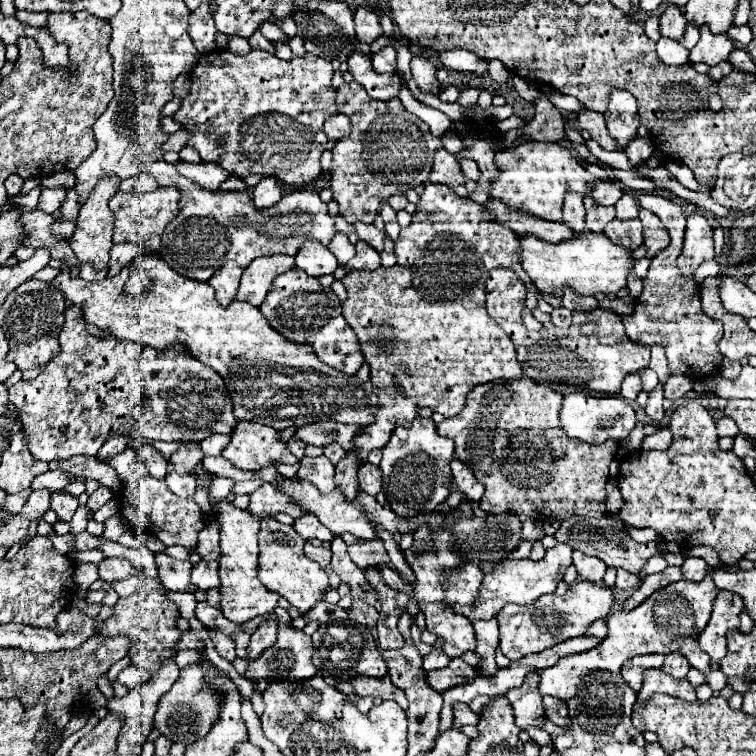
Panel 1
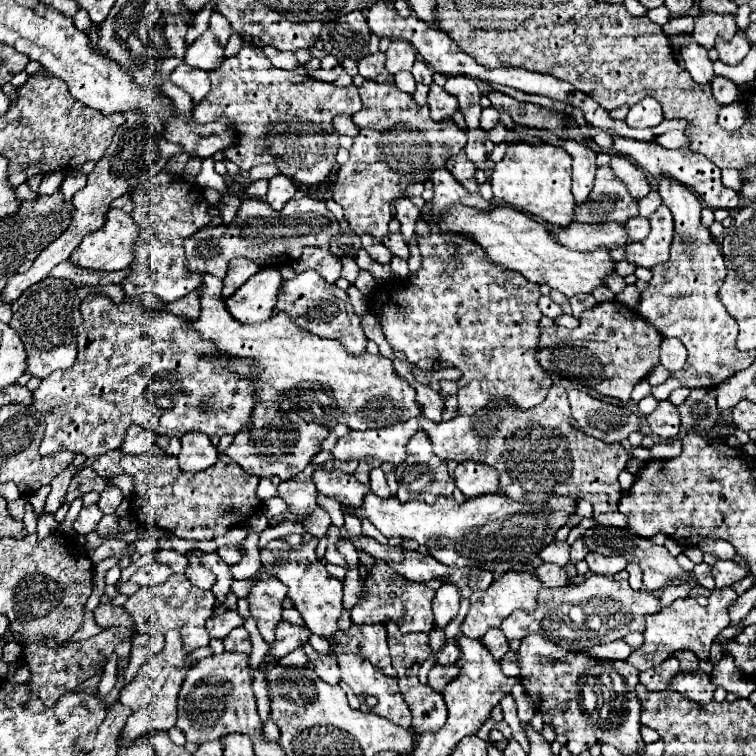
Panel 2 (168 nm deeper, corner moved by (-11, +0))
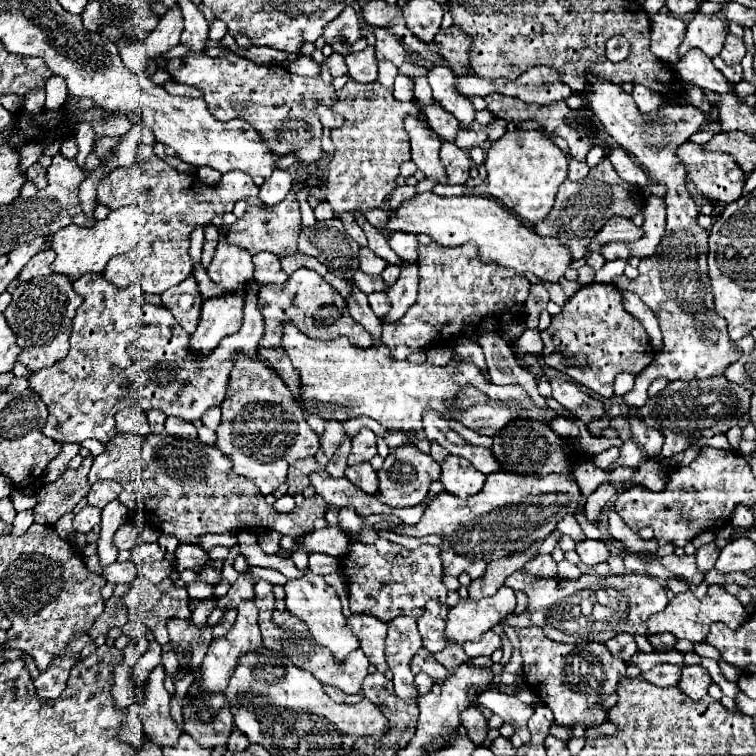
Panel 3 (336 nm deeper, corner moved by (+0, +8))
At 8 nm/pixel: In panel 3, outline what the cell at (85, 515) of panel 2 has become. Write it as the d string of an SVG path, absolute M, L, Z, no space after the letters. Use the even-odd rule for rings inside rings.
M89 504L79 514L75 514L75 520L73 520L75 532L91 532L97 524L101 524L101 510Z

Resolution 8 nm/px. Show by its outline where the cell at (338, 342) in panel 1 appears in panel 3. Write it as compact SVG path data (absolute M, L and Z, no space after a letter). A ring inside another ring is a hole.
M299 268L281 286L275 286L275 284L261 286L259 308L263 312L265 333L258 343L258 352L261 354L261 358L267 360L269 366L283 378L283 382L289 386L289 390L293 392L293 398L297 402L301 400L299 398L299 376L293 374L289 357L282 349L281 324L293 322L305 336L315 338L315 340L331 340L337 336L347 336L353 346L359 346L359 348L373 346L371 334L349 316L345 298L313 270Z

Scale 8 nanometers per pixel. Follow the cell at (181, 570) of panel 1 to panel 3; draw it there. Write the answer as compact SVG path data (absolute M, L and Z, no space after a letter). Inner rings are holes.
M141 542L137 548L133 548L129 560L135 564L143 564L143 562L153 562L153 560L161 560L161 558L163 558L163 552L159 546L149 544L149 542Z

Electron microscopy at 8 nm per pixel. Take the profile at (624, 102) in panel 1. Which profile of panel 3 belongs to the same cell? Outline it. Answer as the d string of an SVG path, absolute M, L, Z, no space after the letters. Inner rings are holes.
M635 86L633 100L635 100L635 104L637 104L637 108L641 112L655 112L663 104L661 94L657 94L657 92L653 92L653 90L645 88L645 86Z

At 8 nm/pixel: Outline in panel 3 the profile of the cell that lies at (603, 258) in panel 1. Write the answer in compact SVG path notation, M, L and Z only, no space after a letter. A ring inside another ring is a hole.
M433 192L415 194L411 200L401 204L397 212L389 212L389 220L381 228L381 232L385 238L389 238L389 232L429 234L441 246L461 246L469 240L475 240L483 262L497 262L499 266L513 268L517 274L531 272L543 282L557 282L571 266L569 248L561 246L557 238L543 238L535 234L531 228L523 226L523 222L513 212L503 208L497 200L473 194L465 194L459 198L441 198Z

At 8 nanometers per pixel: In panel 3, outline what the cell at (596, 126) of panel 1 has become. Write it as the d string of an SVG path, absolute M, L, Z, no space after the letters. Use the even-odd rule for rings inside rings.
M685 142L683 146L679 146L677 156L685 164L685 168L687 168L687 178L695 184L695 188L707 200L719 202L719 204L729 204L729 202L733 202L733 200L737 200L737 198L743 196L745 172L741 172L737 160L733 160L733 156L723 154L723 152L703 150L699 144L693 144L693 142Z

